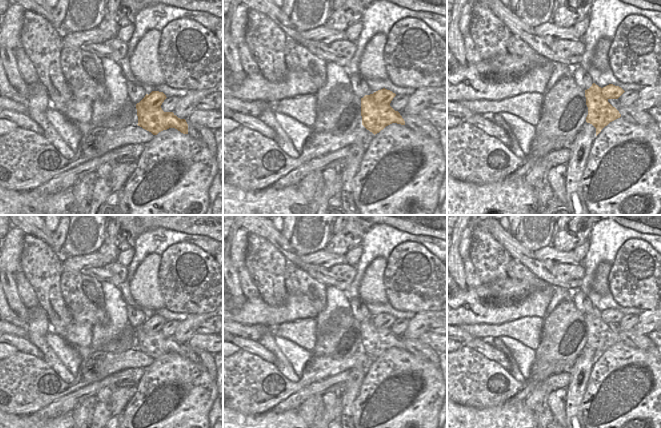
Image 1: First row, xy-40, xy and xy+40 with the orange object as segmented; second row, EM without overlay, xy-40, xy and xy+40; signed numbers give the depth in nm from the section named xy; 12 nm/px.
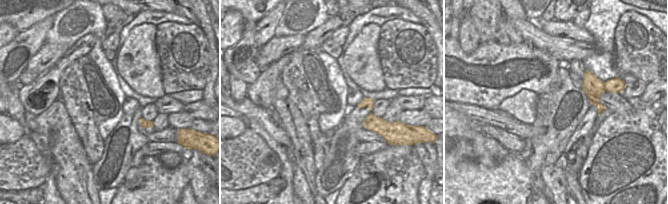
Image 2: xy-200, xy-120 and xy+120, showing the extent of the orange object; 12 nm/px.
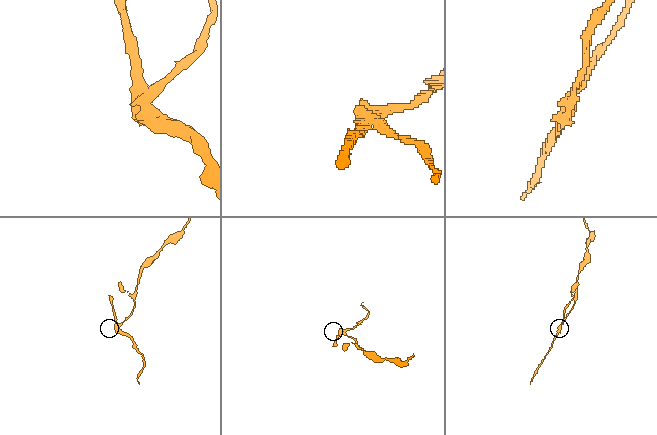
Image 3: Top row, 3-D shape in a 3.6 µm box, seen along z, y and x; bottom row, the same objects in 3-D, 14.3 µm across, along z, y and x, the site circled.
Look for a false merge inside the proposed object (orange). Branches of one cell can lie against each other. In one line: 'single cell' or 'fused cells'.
fused cells

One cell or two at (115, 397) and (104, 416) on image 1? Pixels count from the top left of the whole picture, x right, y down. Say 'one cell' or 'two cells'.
one cell

